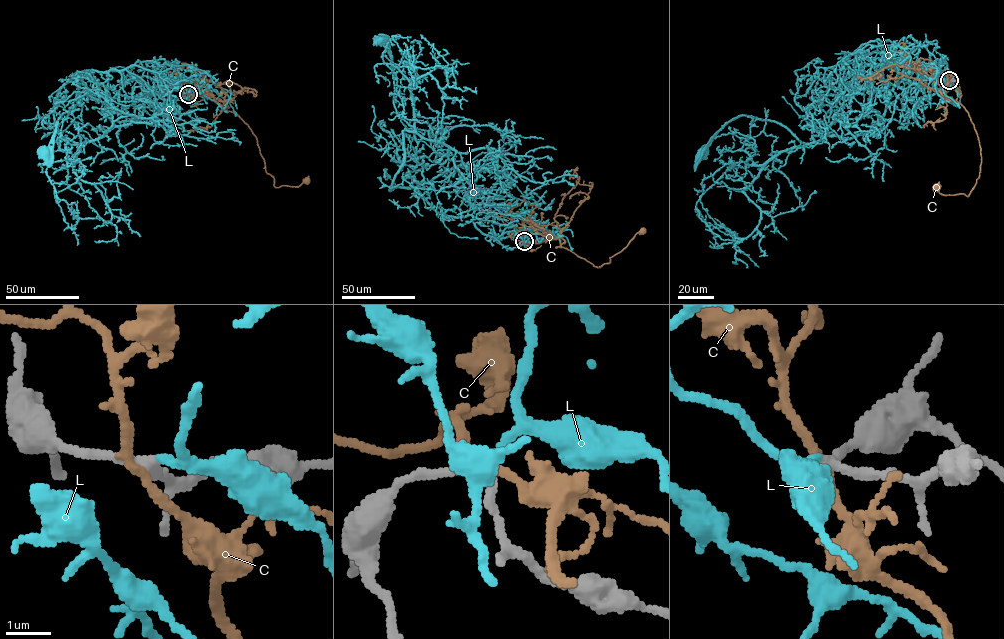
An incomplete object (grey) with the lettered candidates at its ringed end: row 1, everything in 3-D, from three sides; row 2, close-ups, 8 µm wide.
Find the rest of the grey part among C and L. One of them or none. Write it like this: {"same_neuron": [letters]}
{"same_neuron": ["L"]}

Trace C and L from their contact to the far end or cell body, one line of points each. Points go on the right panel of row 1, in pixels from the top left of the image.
C: (949, 81), (940, 73), (946, 95), (969, 115), (981, 161), (968, 196), (943, 195), (937, 188)
L: (949, 80), (937, 59), (925, 95), (886, 56), (865, 133), (802, 143), (739, 115), (702, 153)

